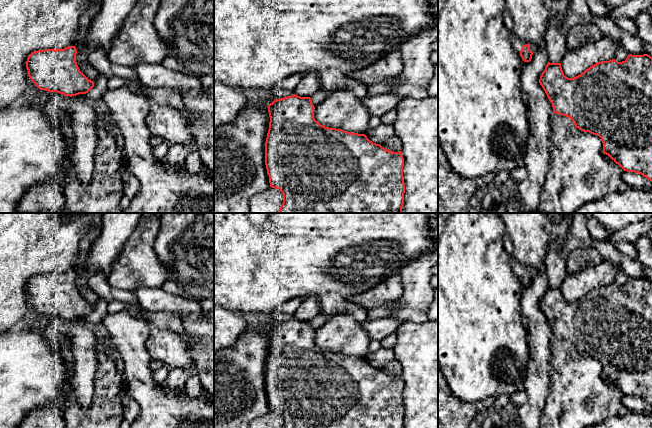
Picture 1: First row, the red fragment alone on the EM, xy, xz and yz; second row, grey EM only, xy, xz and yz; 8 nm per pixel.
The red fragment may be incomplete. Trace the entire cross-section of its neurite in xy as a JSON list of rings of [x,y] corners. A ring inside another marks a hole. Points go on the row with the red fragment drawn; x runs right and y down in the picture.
[[[75,46],[34,51],[26,61],[28,76],[40,90],[70,97],[86,94],[94,82],[80,71],[76,54]]]

